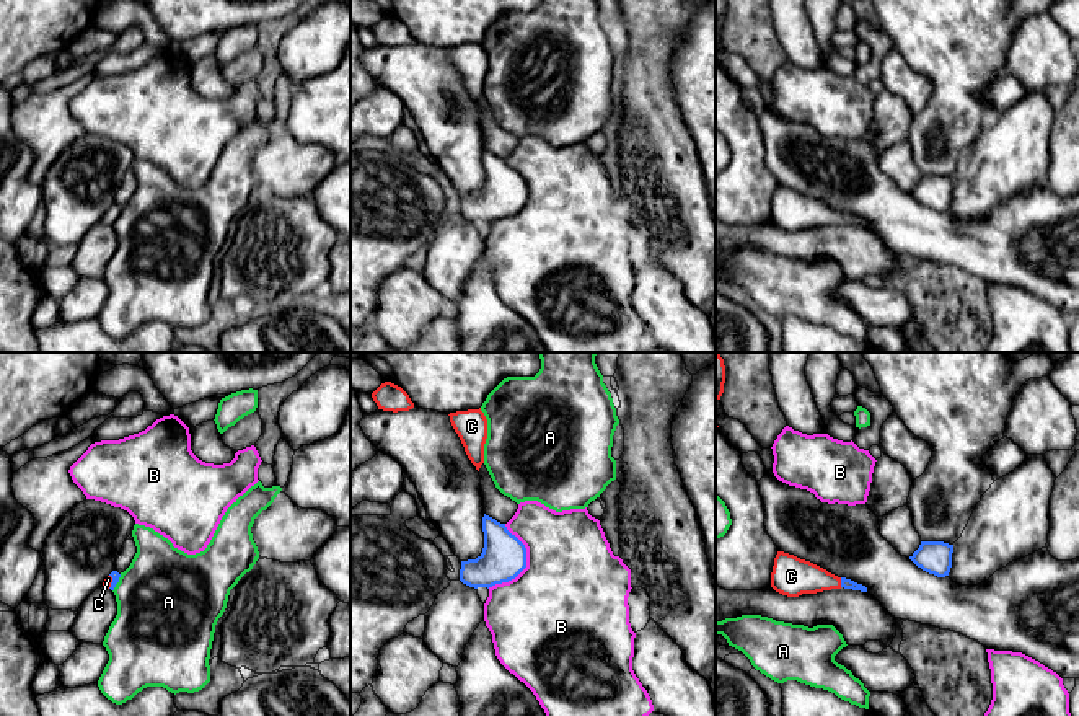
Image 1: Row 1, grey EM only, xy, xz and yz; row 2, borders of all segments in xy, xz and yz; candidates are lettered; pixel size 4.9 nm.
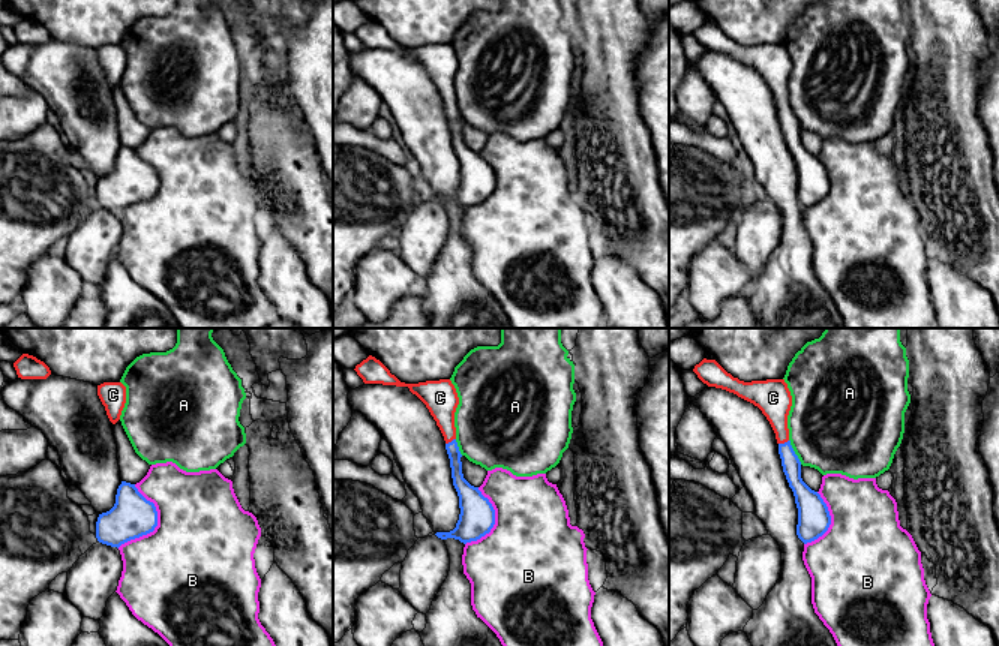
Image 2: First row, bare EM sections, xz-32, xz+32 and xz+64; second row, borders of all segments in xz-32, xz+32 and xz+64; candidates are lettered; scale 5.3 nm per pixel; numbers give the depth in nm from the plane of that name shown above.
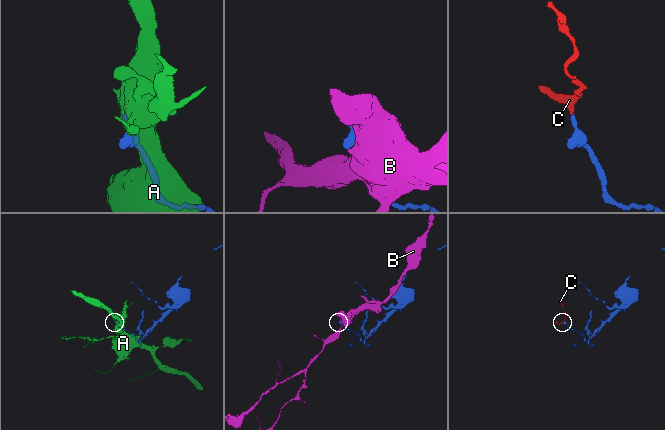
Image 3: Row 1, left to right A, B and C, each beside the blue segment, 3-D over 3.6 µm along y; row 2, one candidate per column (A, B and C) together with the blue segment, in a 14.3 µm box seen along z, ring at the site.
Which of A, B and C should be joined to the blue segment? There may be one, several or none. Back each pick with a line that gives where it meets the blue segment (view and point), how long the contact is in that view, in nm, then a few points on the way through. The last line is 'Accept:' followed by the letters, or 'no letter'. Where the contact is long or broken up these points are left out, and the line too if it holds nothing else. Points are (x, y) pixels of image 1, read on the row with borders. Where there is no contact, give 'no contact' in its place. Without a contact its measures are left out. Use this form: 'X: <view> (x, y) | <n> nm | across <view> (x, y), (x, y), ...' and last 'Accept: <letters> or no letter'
C: yz (841, 583) | 50 nm | across yz (845, 583), (841, 583), (792, 576)
Accept: C

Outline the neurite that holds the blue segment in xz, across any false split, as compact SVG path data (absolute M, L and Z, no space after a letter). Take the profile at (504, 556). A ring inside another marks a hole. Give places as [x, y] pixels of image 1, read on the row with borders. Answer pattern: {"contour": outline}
{"contour": "M484 514L484 548L476 559L461 561L460 581L469 587L492 587L515 579L526 568L526 548L505 524Z"}

